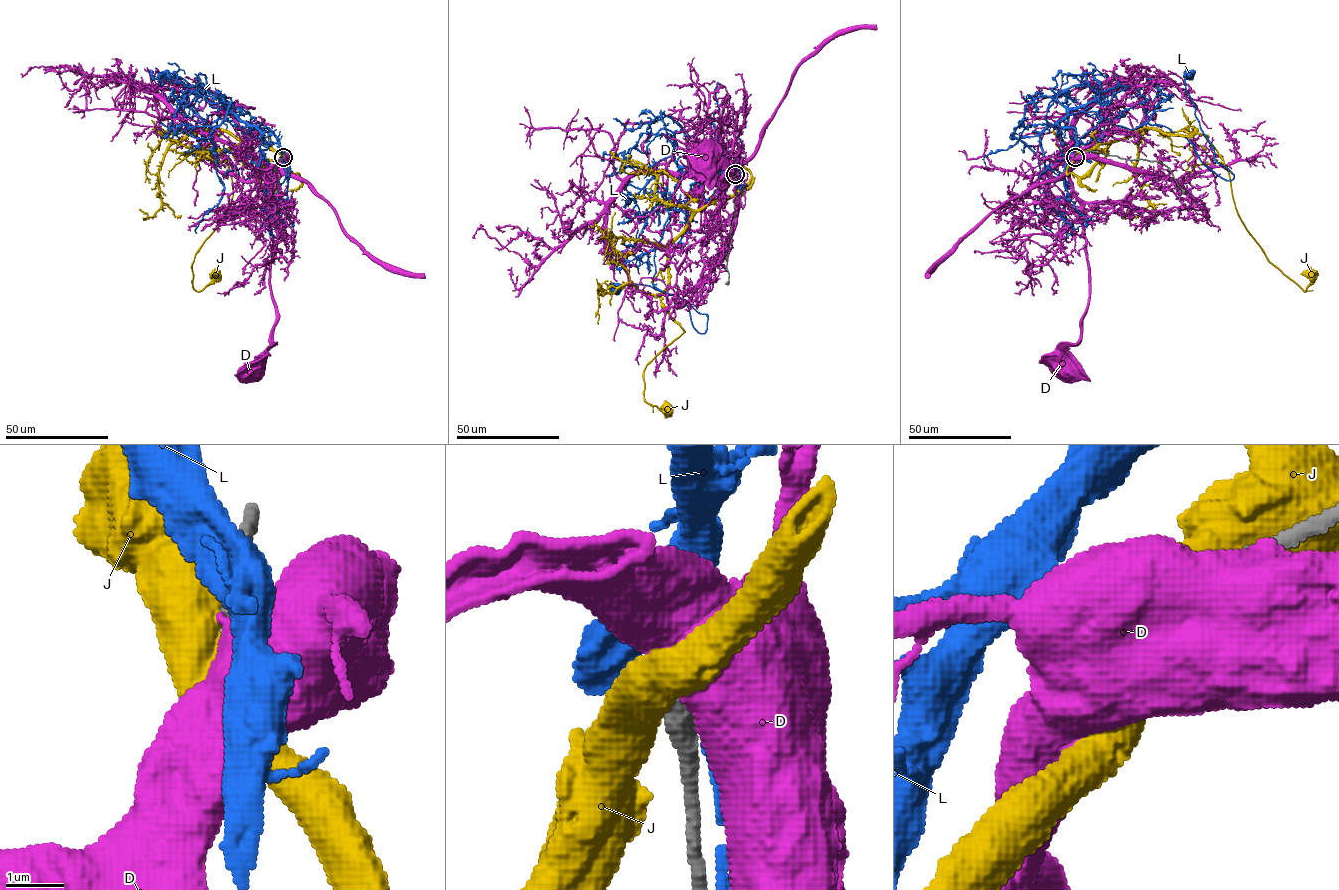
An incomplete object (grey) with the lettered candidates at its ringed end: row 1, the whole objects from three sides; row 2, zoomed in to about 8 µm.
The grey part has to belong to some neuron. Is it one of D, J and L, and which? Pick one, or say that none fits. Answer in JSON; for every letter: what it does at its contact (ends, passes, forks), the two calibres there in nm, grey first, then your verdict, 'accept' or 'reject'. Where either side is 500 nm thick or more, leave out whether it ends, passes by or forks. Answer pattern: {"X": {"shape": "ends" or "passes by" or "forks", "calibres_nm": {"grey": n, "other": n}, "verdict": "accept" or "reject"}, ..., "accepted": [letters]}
{"D": {"calibres_nm": {"grey": 500, "other": 550}, "verdict": "reject"}, "J": {"calibres_nm": {"grey": 500, "other": 500}, "verdict": "reject"}, "L": {"calibres_nm": {"grey": 550, "other": 240}, "verdict": "reject"}, "accepted": []}

